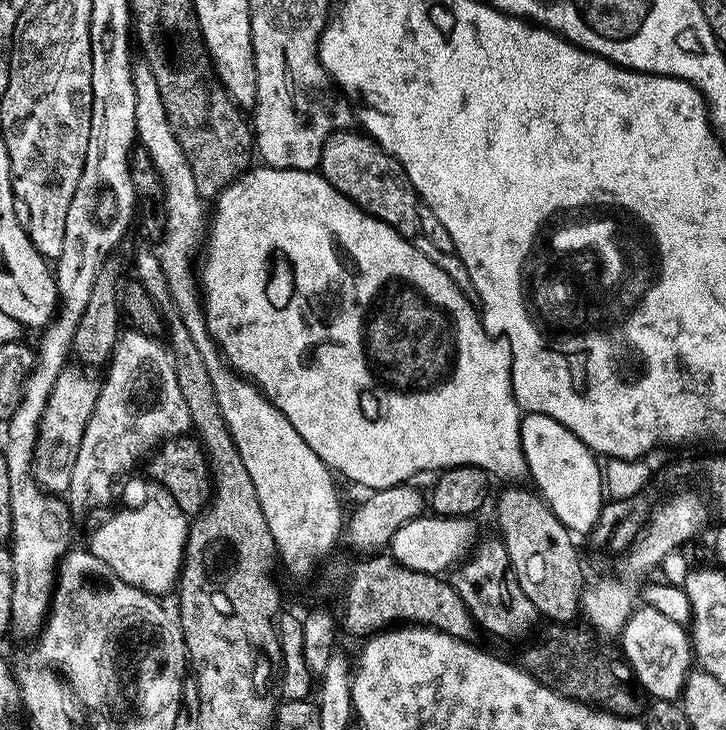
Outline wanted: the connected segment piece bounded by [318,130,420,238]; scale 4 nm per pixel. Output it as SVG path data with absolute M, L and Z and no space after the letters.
M337 130L331 132L320 151L318 171L326 182L350 198L369 216L386 222L403 236L412 238L420 232L418 210L420 204L412 184L400 163L388 152L383 152L370 137L359 131Z

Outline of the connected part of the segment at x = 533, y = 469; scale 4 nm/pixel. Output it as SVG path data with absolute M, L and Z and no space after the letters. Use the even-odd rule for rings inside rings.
M541 412L527 413L520 422L520 445L528 463L528 475L535 491L544 497L550 510L573 534L588 534L598 522L599 512L606 501L606 481L602 475L602 464L597 453L586 447L566 426Z

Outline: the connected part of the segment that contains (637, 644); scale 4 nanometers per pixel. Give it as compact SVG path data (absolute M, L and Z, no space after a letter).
M640 606L633 611L632 615L624 623L624 631L619 633L619 651L632 668L632 675L639 687L649 692L649 697L658 700L676 700L684 691L684 679L687 678L694 664L694 653L690 643L689 633L685 625L666 618L659 610L647 606Z

